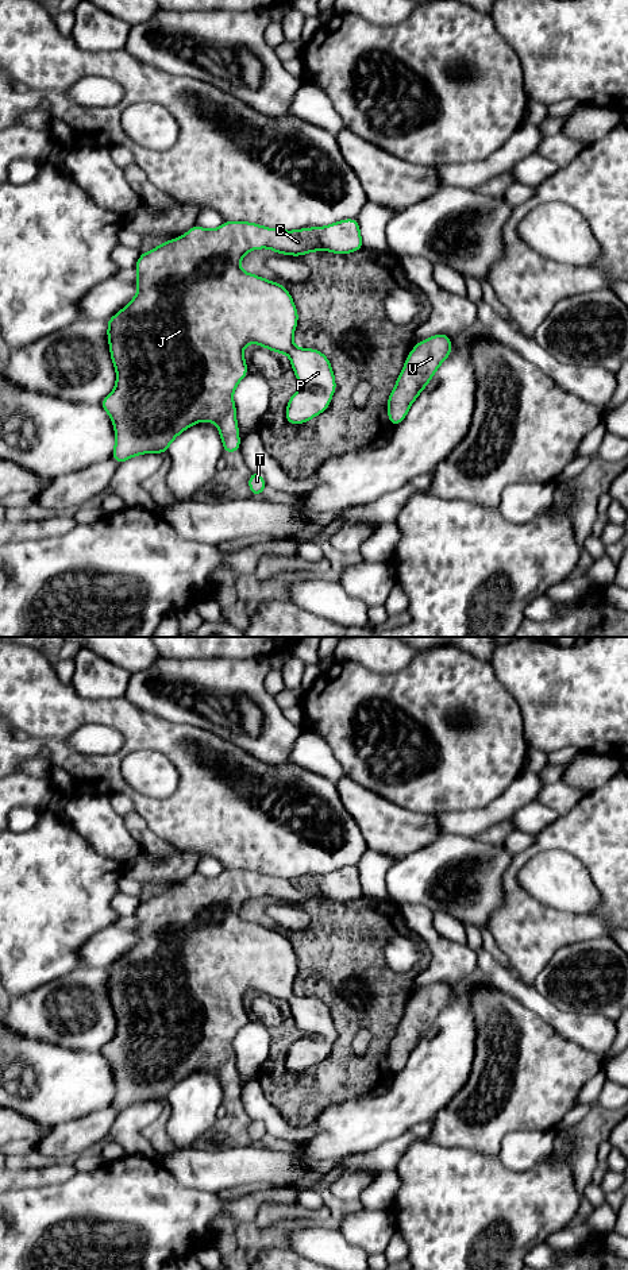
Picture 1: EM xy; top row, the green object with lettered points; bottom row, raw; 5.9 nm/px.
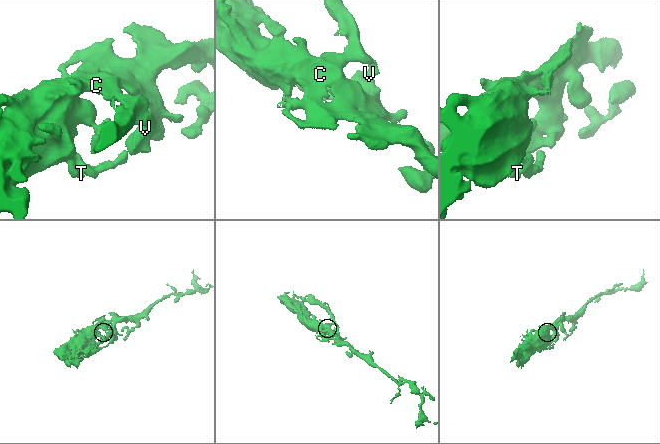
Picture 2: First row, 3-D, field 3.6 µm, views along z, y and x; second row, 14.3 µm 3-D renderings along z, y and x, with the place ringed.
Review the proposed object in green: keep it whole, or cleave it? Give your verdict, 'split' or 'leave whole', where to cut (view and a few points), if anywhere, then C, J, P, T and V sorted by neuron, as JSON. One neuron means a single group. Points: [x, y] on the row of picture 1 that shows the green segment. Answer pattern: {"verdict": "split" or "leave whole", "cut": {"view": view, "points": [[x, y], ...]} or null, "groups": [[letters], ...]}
{"verdict": "leave whole", "cut": null, "groups": [["C", "J", "P", "T", "V"]]}

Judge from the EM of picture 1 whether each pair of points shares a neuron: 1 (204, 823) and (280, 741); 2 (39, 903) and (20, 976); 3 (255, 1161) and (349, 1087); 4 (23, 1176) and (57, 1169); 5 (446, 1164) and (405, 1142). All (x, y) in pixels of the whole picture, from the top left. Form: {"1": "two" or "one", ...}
{"1": "two", "2": "one", "3": "two", "4": "one", "5": "two"}

